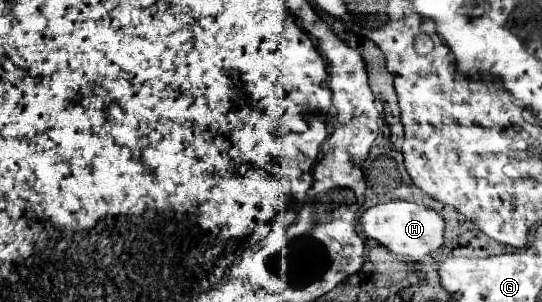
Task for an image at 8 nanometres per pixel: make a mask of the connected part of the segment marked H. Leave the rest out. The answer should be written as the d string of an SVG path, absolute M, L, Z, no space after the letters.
M398 200L398 202L376 204L362 214L360 224L368 238L378 240L382 246L386 246L394 254L402 254L402 256L408 256L414 260L420 260L422 256L438 250L444 244L446 220L438 212L434 212L422 204L414 204L414 202Z

